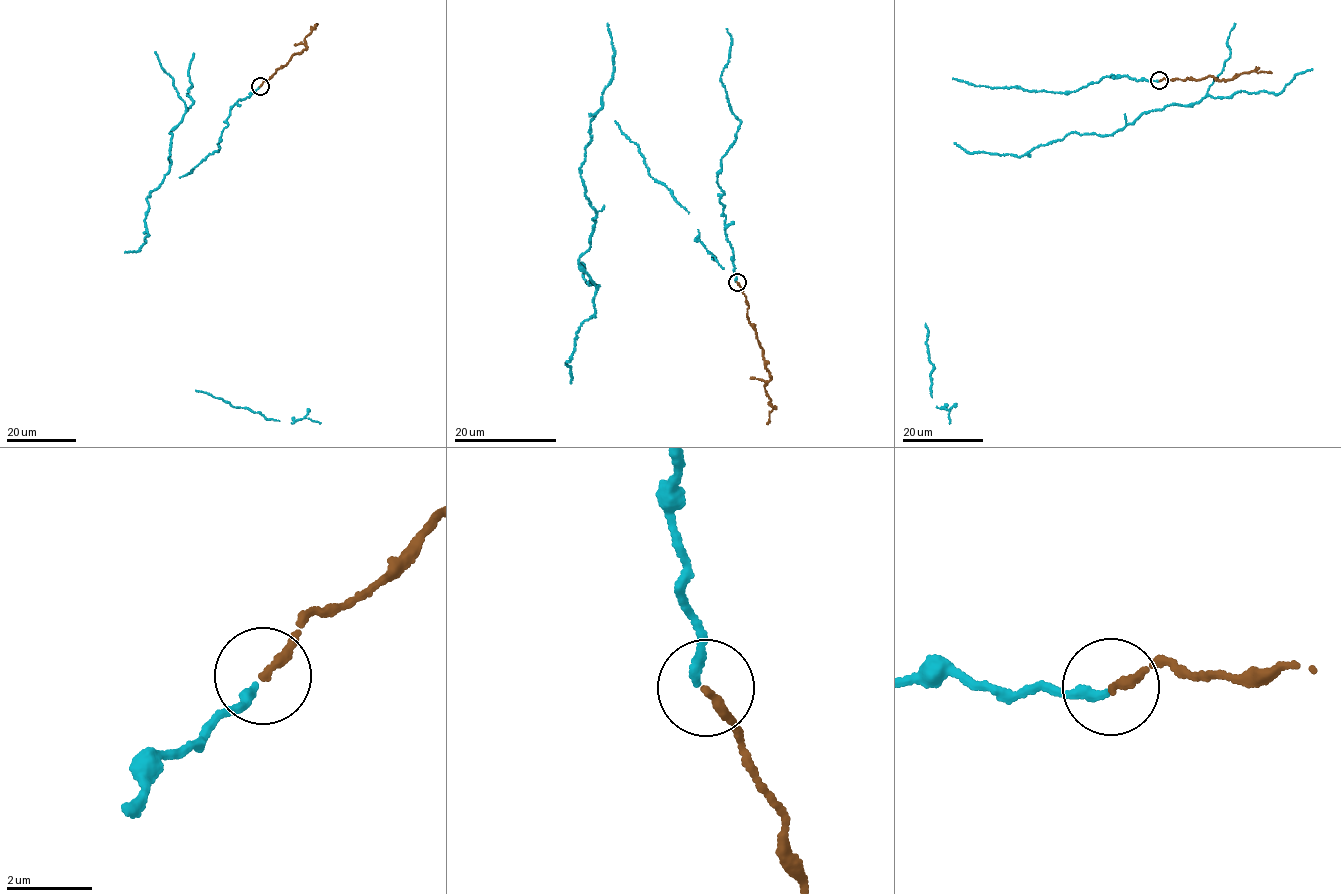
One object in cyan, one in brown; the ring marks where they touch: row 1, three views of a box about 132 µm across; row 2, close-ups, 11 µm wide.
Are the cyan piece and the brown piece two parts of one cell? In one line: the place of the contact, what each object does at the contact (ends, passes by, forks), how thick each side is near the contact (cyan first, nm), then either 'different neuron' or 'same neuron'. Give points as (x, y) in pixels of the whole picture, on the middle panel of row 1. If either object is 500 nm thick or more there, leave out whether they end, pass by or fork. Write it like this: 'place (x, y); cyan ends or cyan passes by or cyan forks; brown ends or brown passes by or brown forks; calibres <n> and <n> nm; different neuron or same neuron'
place (737, 282); cyan ends; brown ends; calibres 220 and 180 nm; same neuron

